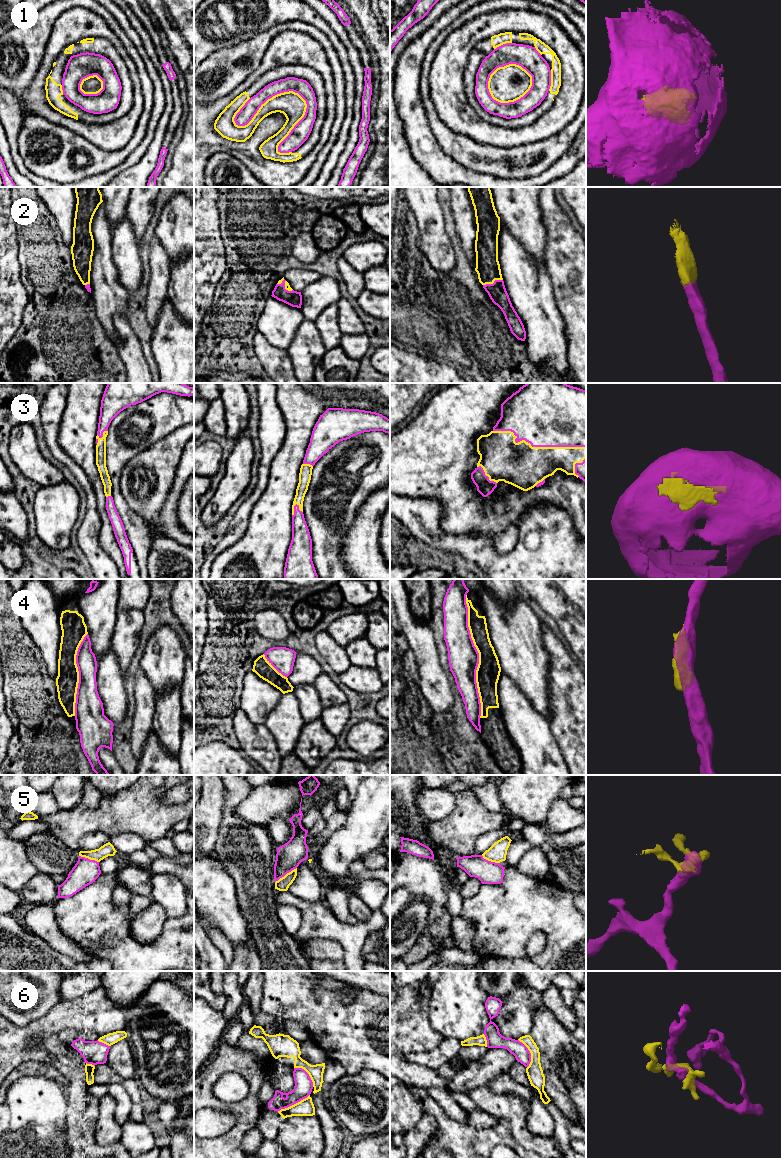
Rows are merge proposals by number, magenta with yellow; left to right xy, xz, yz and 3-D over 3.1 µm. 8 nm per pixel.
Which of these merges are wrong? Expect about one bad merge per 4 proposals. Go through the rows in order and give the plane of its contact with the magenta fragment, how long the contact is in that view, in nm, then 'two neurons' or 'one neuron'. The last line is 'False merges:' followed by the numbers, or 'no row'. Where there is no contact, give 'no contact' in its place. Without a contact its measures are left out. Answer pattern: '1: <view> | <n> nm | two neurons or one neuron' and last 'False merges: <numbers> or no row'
1: xz | 600 nm | two neurons
2: yz | 170 nm | one neuron
3: yz | 750 nm | one neuron
4: yz | 1000 nm | two neurons
5: xz | 220 nm | two neurons
6: xz | 300 nm | two neurons
False merges: 1, 4, 5, 6

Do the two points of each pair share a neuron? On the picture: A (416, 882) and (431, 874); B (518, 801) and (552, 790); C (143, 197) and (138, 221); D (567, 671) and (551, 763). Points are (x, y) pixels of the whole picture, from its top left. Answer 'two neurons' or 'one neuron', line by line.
A: one neuron
B: one neuron
C: one neuron
D: two neurons

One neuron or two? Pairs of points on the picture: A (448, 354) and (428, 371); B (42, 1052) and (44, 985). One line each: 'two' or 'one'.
A: two
B: two

